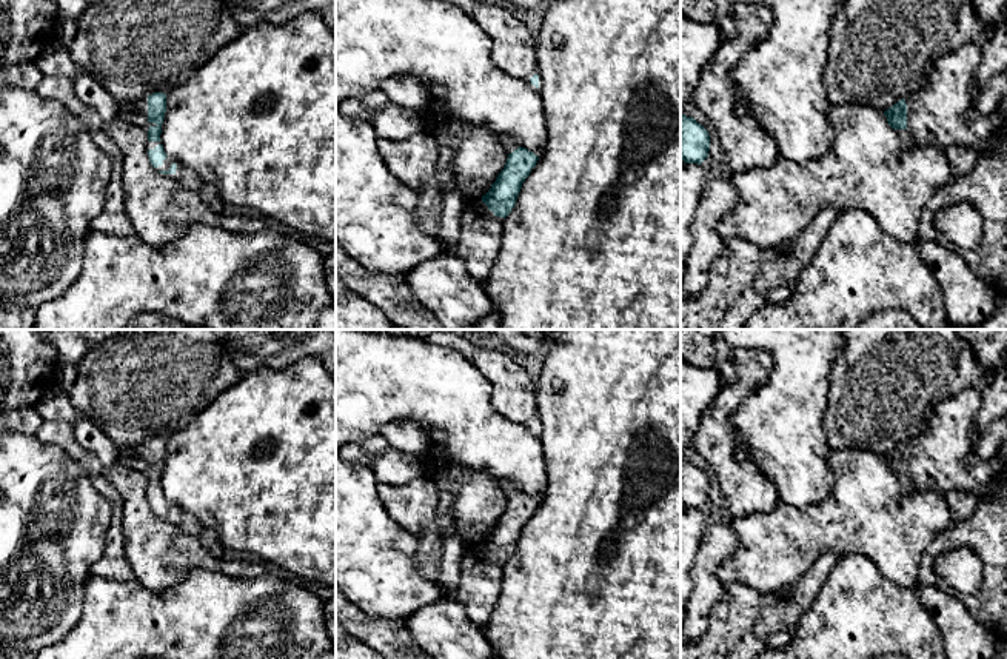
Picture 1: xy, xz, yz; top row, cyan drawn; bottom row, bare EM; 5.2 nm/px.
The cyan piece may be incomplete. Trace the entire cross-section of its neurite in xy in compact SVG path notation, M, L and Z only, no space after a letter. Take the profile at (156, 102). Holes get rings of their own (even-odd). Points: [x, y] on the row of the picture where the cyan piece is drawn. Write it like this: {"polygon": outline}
{"polygon": "M154 92L148 97L119 105L119 117L140 126L148 134L148 157L162 174L176 174L177 165L166 156L160 134L166 112L166 94Z"}

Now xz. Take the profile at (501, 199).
{"polygon": "M527 148L514 149L490 191L462 214L460 236L450 253L467 263L468 273L480 285L490 277L502 248L504 219L514 208L522 183L537 160Z"}

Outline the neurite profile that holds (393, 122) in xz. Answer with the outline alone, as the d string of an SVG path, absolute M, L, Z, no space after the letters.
M388 103L370 120L377 139L402 140L423 132L423 120L414 109Z

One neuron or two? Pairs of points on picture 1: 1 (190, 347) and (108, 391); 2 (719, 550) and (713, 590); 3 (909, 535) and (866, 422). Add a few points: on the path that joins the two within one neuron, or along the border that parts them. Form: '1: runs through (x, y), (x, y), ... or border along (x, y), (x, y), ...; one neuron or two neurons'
1: runs through (170, 367), (163, 367), (142, 384), (128, 387); one neuron
2: runs through (710, 559), (707, 562), (707, 581); one neuron
3: border along (843, 448), (867, 448), (883, 458); two neurons

